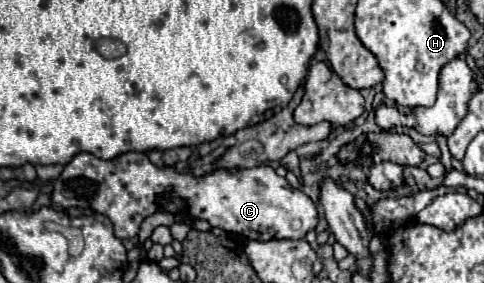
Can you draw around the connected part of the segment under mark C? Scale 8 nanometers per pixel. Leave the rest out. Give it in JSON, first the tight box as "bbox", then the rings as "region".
{"bbox":[52,153,318,239],"region":[[[78,153],[72,165],[66,165],[56,179],[52,203],[68,207],[94,207],[94,211],[106,215],[114,225],[118,239],[130,239],[138,235],[144,217],[158,211],[154,207],[154,195],[182,195],[186,199],[186,213],[194,219],[206,219],[212,227],[220,227],[230,233],[238,233],[246,239],[304,239],[308,231],[318,225],[316,203],[294,189],[284,177],[278,177],[272,167],[260,165],[252,169],[214,171],[210,175],[180,175],[168,167],[156,167],[142,153],[124,153],[114,161],[102,161],[90,153]]]}

